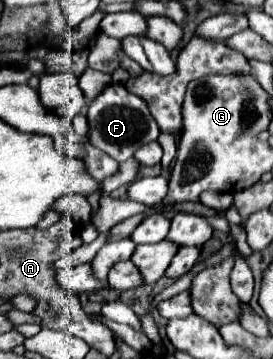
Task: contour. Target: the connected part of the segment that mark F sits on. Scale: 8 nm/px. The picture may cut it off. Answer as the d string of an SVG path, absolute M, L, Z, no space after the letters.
M107 86L101 96L97 96L89 108L87 108L87 118L89 118L89 140L103 152L107 152L111 158L117 162L129 160L135 150L151 140L157 140L159 136L159 126L155 118L149 112L149 106L145 100L139 96L127 92L123 86Z

